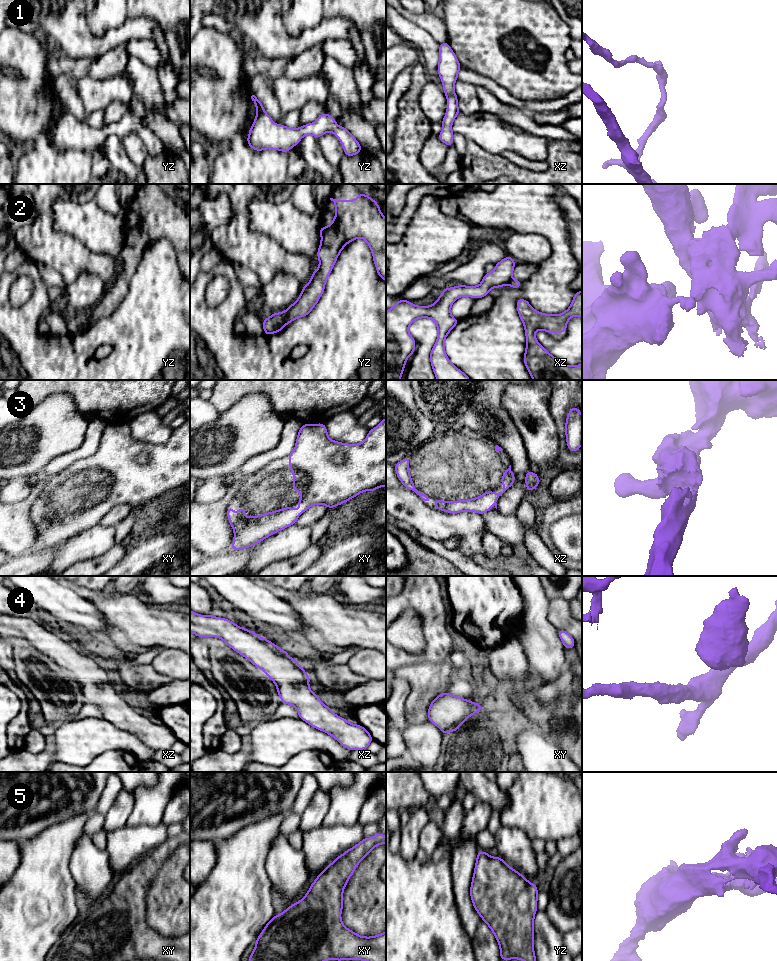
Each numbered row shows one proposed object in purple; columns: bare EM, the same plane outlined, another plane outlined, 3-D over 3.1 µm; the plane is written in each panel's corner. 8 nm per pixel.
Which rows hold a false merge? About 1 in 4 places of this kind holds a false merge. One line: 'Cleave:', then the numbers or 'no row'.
Cleave: 2

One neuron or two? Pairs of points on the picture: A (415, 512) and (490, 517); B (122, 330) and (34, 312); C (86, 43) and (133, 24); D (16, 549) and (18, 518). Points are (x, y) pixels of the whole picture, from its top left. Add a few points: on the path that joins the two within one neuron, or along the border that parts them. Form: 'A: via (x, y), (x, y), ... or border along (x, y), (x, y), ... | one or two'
A: border along (481, 515), (484, 526) | two
B: via (94, 336), (83, 346), (44, 346), (38, 340) | one
C: via (98, 43), (106, 43), (114, 37), (121, 36) | one
D: via (16, 541), (16, 526) | one

